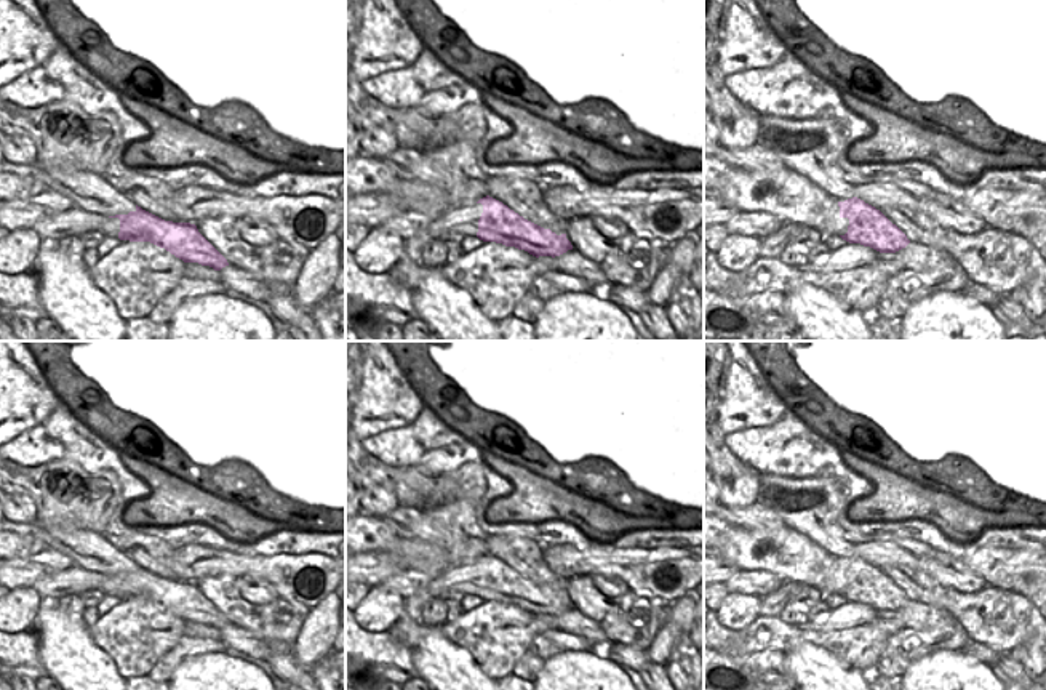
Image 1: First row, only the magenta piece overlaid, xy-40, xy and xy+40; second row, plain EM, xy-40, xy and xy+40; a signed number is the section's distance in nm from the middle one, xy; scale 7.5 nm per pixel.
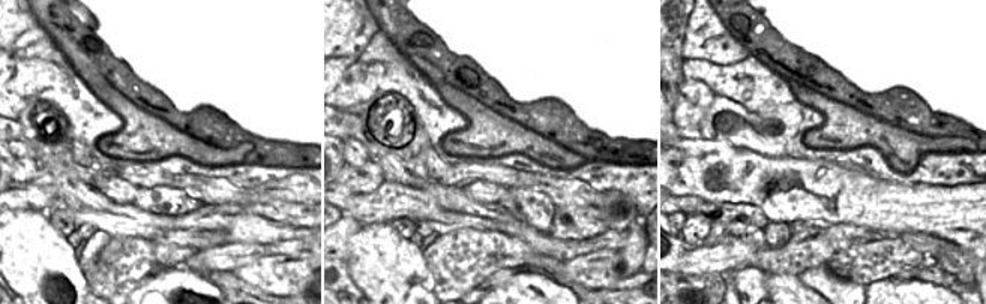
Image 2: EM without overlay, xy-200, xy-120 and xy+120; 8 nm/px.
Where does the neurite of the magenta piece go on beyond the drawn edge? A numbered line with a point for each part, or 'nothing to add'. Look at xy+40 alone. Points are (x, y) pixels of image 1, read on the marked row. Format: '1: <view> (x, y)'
nothing to add

